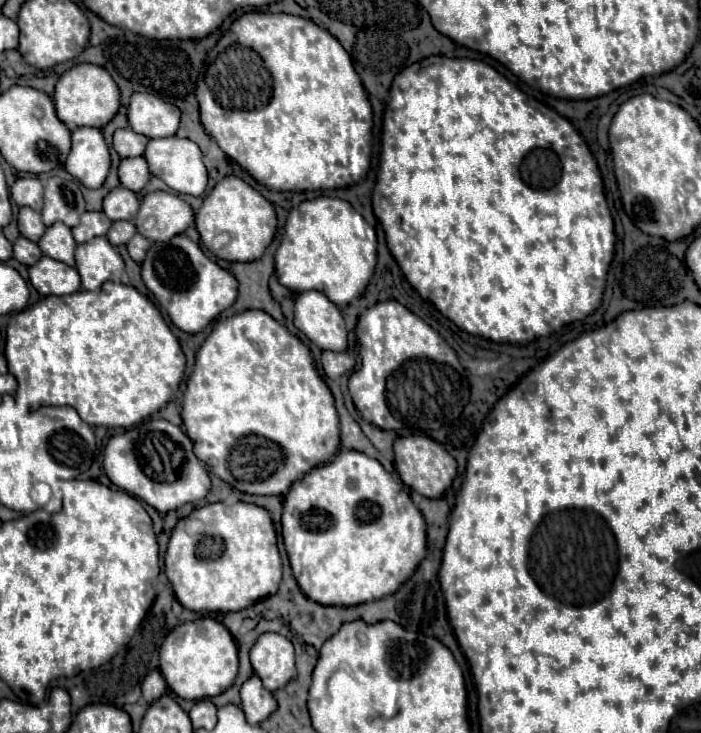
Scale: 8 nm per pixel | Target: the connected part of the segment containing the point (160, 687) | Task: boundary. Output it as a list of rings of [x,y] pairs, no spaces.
[[[151,670],[151,672],[145,676],[141,688],[143,688],[143,698],[151,704],[151,702],[155,702],[159,696],[165,694],[167,682],[163,680],[163,676],[161,676],[159,670]]]

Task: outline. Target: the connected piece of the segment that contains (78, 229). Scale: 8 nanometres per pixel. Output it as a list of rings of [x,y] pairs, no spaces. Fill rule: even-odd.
[[[85,212],[81,216],[81,222],[73,228],[75,242],[89,242],[95,236],[105,236],[111,226],[111,220],[105,216],[105,212]]]

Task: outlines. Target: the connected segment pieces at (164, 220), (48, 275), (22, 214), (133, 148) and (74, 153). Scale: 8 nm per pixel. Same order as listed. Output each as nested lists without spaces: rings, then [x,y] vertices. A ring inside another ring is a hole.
[[[149,192],[135,218],[137,232],[149,240],[163,242],[185,232],[193,224],[193,208],[177,194]]]
[[[41,256],[29,268],[29,280],[35,286],[35,290],[43,296],[49,296],[49,294],[65,296],[81,288],[79,272],[59,260],[51,260],[49,256]]]
[[[23,206],[19,210],[19,214],[17,214],[17,226],[19,226],[19,232],[25,238],[33,240],[33,242],[37,242],[43,236],[45,228],[47,228],[43,224],[43,220],[41,220],[41,212],[37,212],[33,208],[27,208],[27,206]]]
[[[131,128],[115,130],[115,134],[113,134],[113,146],[115,146],[115,150],[117,150],[117,154],[119,154],[121,158],[143,156],[147,142],[149,142],[147,136],[137,134],[137,132],[133,132]]]
[[[75,128],[73,146],[67,156],[65,168],[71,176],[81,180],[87,188],[99,188],[111,168],[109,146],[99,128]]]

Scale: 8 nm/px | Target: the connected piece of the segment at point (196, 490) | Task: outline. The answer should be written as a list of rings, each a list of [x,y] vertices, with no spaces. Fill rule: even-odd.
[[[163,418],[145,420],[123,434],[111,436],[105,446],[103,468],[117,488],[145,500],[161,514],[205,498],[211,488],[205,464],[195,456],[189,436]]]

